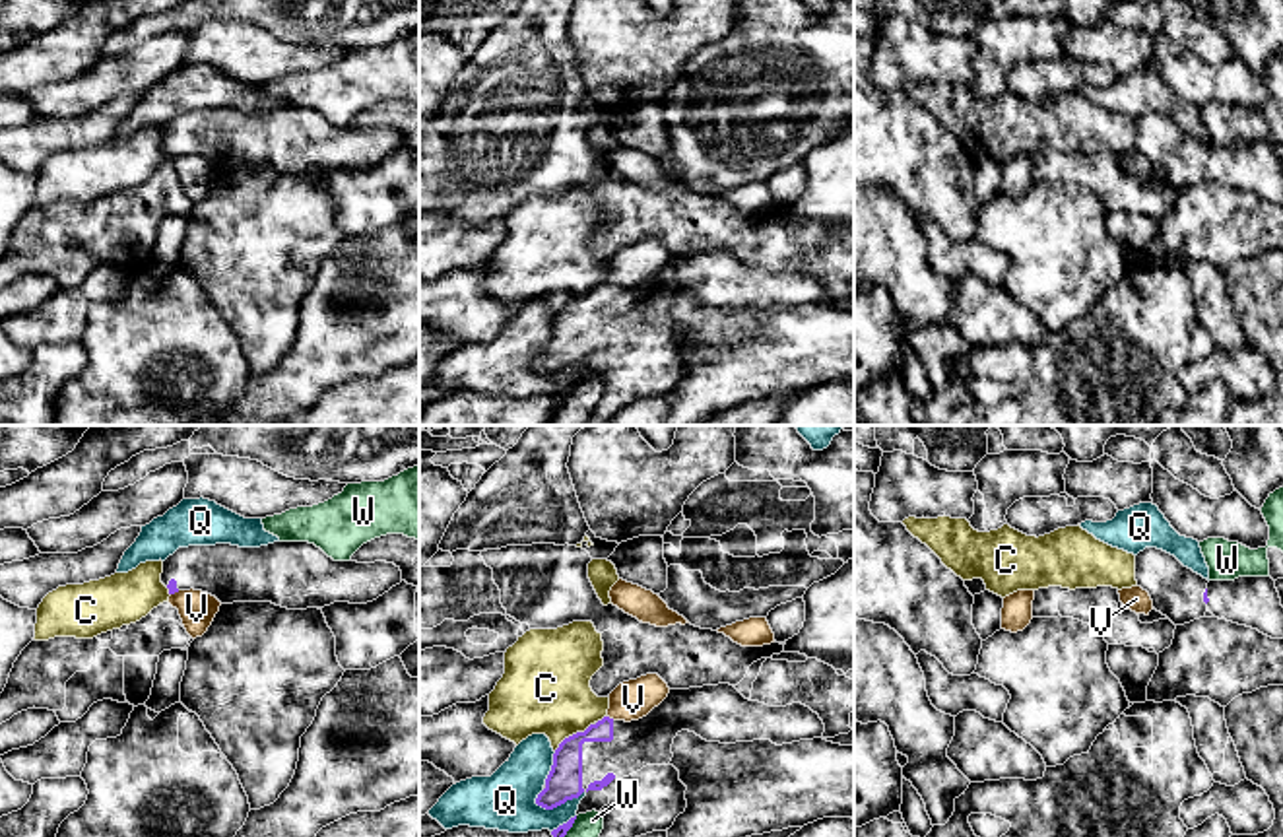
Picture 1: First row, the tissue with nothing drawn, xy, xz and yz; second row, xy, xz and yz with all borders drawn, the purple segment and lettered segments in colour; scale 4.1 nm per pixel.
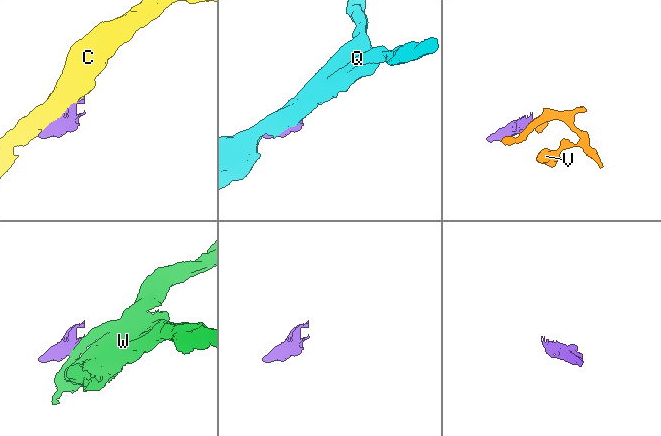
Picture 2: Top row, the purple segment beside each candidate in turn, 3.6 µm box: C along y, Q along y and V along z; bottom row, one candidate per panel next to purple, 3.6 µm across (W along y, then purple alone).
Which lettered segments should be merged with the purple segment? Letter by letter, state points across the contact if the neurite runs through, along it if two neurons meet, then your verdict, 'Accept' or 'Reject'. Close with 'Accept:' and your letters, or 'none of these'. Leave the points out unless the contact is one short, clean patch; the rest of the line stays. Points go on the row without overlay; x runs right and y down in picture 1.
C: Reject
Q: Reject
V: Boundary: xz (606, 280), (614, 284). Reject
W: Boundary: xz (577, 381), (554, 412). Reject
Accept: none of these

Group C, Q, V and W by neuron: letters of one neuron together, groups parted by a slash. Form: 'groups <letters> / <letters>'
groups C / Q / V / W

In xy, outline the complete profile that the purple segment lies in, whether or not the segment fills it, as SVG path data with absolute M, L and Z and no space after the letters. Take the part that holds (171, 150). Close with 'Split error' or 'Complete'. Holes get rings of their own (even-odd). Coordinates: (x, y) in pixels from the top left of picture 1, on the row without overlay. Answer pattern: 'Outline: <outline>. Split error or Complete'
Outline: M309 107L215 109L179 113L163 126L161 148L169 159L194 153L221 169L272 167L307 175L373 167L402 148L402 136L386 126L334 126Z. Split error

